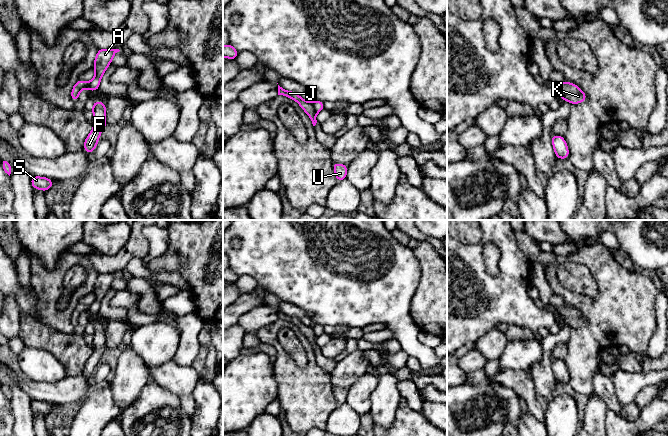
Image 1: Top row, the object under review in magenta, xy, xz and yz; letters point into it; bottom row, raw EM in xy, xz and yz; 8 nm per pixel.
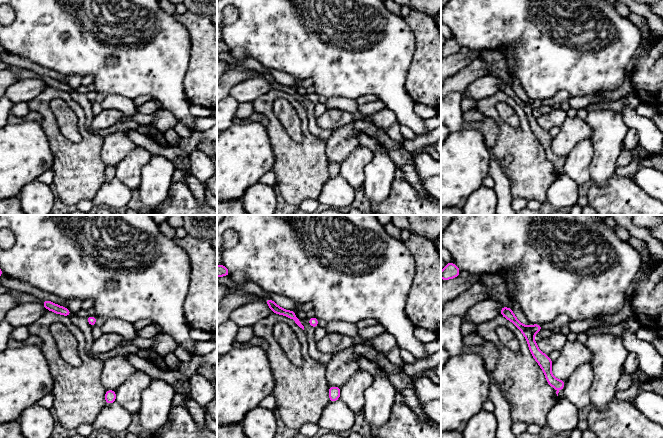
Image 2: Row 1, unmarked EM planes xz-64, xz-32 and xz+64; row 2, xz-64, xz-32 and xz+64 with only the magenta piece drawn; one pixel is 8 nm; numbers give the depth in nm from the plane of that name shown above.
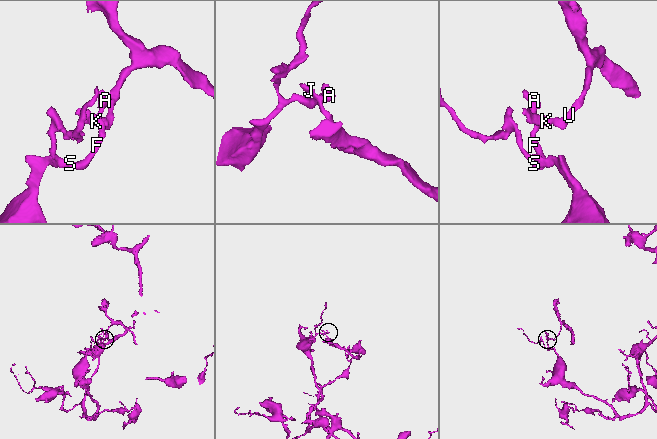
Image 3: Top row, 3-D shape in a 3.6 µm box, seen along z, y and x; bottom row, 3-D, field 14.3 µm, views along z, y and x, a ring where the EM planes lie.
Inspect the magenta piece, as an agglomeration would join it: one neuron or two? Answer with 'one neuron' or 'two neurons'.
two neurons

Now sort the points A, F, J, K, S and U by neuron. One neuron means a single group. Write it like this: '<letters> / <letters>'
A F S / J K U

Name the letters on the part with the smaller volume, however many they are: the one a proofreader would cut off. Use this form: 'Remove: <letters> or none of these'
Remove: J, K, U

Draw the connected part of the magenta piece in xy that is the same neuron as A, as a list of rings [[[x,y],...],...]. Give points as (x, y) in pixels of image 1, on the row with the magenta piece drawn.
[[[98,49],[94,61],[93,69],[96,74],[89,82],[88,90],[97,91],[100,86],[100,80],[106,71],[107,67],[111,64],[112,58],[115,56],[119,49]]]

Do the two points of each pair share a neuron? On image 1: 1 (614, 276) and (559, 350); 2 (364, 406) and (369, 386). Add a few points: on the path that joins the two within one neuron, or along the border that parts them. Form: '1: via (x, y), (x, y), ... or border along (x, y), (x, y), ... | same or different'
1: border along (567, 342), (567, 354), (562, 360) | different
2: via (365, 401), (365, 391) | same

